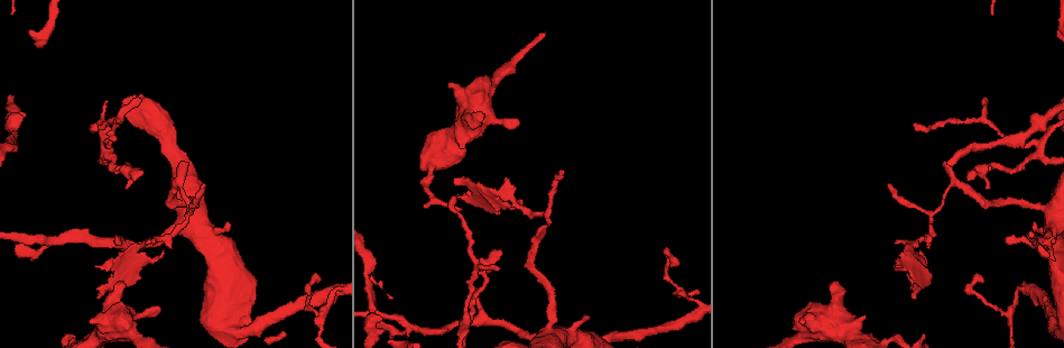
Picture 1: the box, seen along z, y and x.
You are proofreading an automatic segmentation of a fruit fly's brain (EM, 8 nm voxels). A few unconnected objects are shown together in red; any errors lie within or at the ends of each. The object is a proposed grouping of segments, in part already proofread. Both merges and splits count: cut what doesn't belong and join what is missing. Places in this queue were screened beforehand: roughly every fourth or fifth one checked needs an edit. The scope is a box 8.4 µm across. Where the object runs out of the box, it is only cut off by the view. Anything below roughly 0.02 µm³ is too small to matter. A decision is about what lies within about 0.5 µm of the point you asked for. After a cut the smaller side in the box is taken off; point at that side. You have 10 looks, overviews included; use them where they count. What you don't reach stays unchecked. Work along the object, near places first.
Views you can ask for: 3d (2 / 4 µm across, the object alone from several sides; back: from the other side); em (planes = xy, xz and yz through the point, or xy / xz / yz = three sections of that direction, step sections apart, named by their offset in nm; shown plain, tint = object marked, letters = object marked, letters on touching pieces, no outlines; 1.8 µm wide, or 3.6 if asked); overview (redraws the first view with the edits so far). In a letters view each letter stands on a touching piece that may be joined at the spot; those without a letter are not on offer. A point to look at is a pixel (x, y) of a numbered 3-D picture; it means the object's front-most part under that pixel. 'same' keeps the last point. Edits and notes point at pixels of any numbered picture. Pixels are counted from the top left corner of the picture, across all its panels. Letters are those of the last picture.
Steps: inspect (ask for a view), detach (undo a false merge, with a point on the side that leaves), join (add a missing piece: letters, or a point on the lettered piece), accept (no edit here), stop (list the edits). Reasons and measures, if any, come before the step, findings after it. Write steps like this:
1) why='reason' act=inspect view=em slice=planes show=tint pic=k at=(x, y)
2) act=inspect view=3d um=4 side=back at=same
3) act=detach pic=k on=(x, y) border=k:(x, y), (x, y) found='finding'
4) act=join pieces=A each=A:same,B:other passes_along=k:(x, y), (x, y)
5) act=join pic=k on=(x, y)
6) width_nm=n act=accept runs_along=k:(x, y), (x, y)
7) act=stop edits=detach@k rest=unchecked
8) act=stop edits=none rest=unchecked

why='abrupt turn' act=inspect view=3d um=4 pic=1 at=(469, 321)

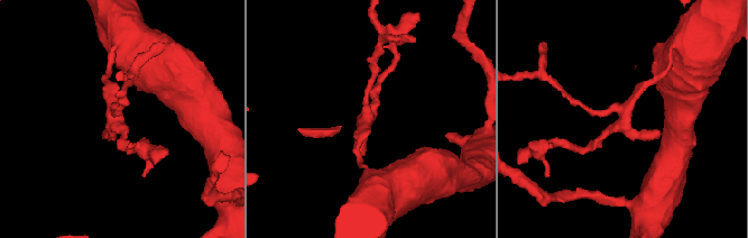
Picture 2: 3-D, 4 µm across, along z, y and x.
why='need the tissue' act=inspect view=em um=3.6 slice=planes show=plain pic=2 at=(618, 111)

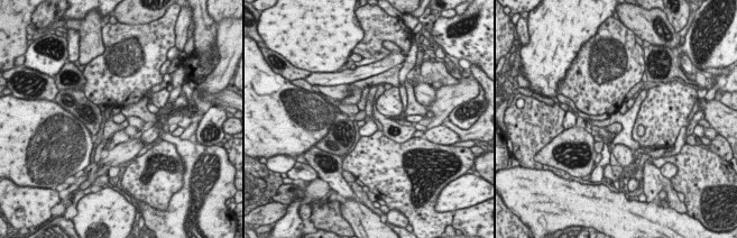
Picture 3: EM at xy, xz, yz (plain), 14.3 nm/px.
act=inspect view=em um=3.6 slice=planes show=letters at=same

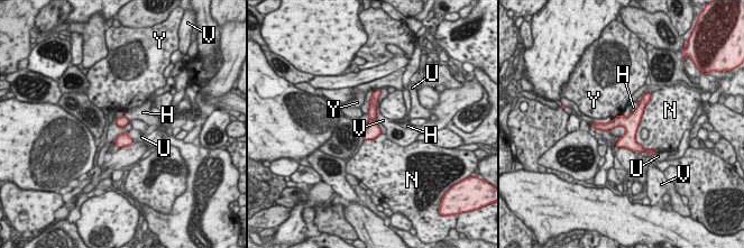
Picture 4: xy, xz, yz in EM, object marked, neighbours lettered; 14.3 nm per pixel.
width_nm=140 act=accept each=H:other,N:other,U:other,V:other,Y:other found='all the same neuron'

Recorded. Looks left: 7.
act=inspect view=3d um=2 pic=1 at=(917, 240)

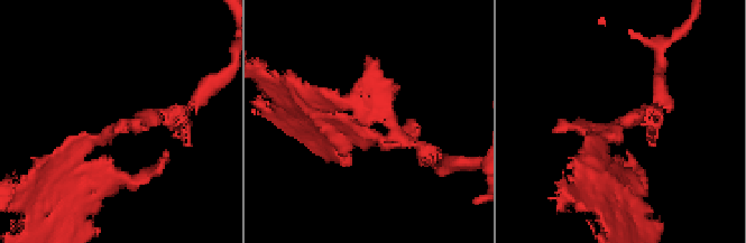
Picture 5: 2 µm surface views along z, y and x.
act=inspect view=em slice=planes show=tint pic=5 at=(124, 125)

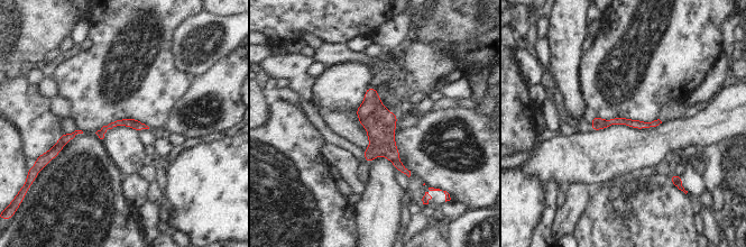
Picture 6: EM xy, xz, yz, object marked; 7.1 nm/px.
act=inspect view=em slice=planes show=letters at=same

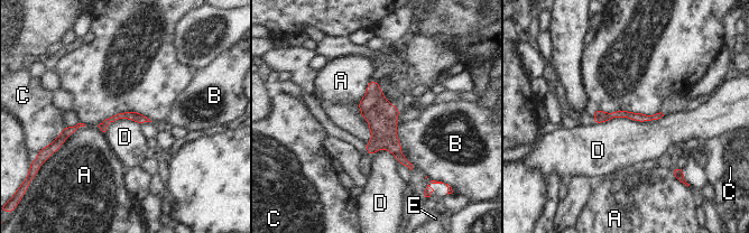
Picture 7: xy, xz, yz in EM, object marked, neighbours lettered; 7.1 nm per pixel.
width_nm=60 longest_contact=D:500nm act=accept each=A:other,B:other,C:other,D:other,E:other found='all the same neuron'

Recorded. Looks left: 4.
why='free end' act=inspect view=em slice=xy step=8 show=letters pic=1 at=(519, 124)

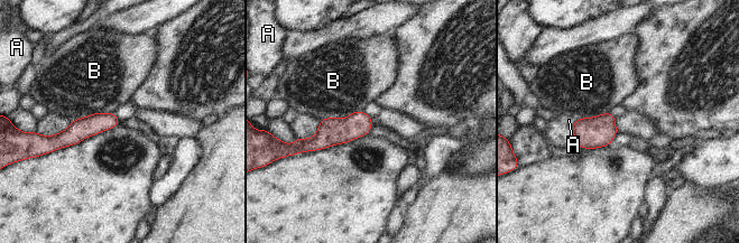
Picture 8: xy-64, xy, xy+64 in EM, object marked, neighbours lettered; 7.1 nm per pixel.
act=inspect view=em slice=planes show=letters at=same

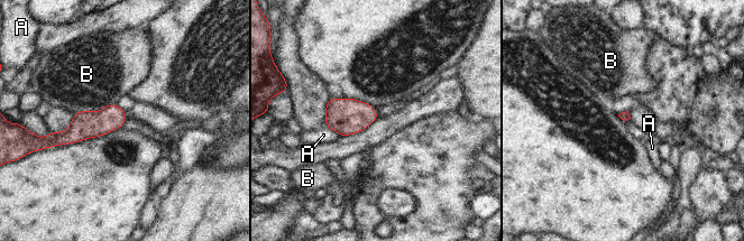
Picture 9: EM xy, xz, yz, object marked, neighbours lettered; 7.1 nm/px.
act=accept each=A:other,B:other border=9:(115, 103), (74, 113) found='none of them fits'

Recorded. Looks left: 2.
why='an open end' act=inspect view=em slice=xz step=8 show=tint pic=1 at=(1009, 242)

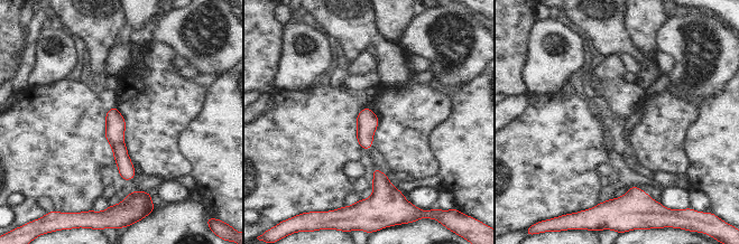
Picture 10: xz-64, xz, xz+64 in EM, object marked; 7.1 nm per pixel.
act=inspect view=em slice=yz step=4 show=letters at=same

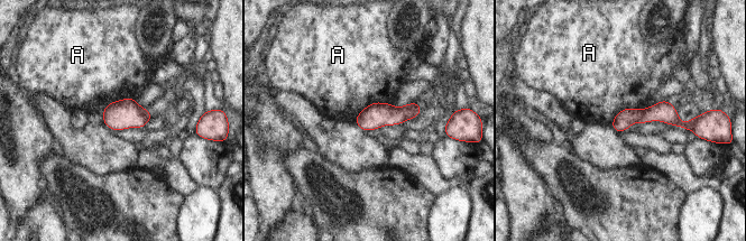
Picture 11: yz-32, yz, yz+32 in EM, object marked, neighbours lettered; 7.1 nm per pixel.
act=accept each=A:other border=11:(653, 104), (625, 108), (610, 123) found='no lettered piece goes on from it'

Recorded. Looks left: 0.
act=stop edits=none rest=unchecked

